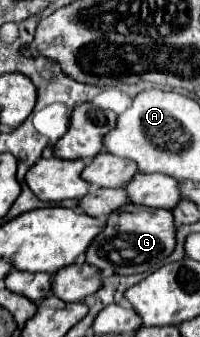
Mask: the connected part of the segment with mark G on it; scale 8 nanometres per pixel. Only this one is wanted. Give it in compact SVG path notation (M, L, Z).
M133 205L133 211L123 207L107 217L105 229L93 239L89 251L85 251L85 263L119 275L145 273L161 267L163 259L171 255L175 247L175 221L169 209L149 209L145 205Z

